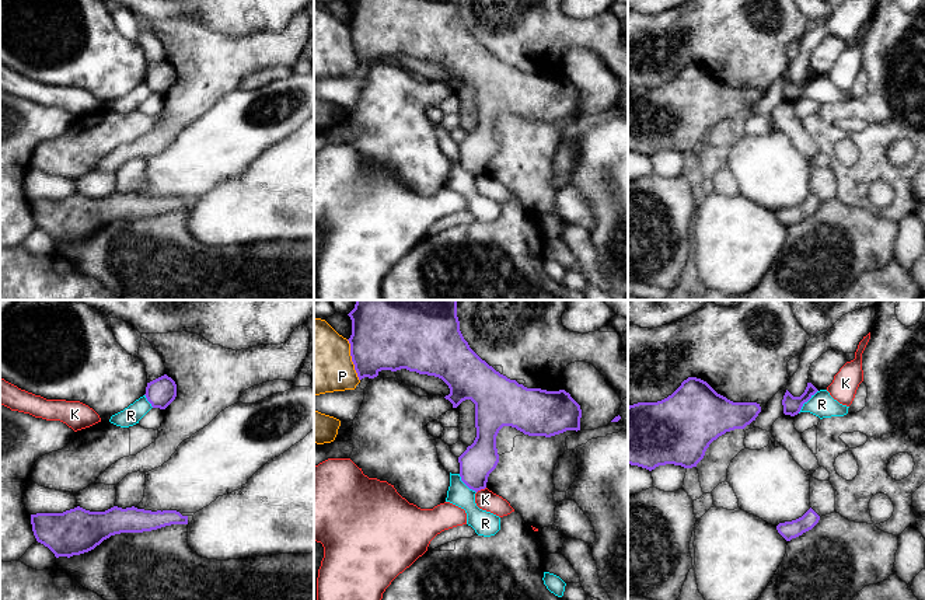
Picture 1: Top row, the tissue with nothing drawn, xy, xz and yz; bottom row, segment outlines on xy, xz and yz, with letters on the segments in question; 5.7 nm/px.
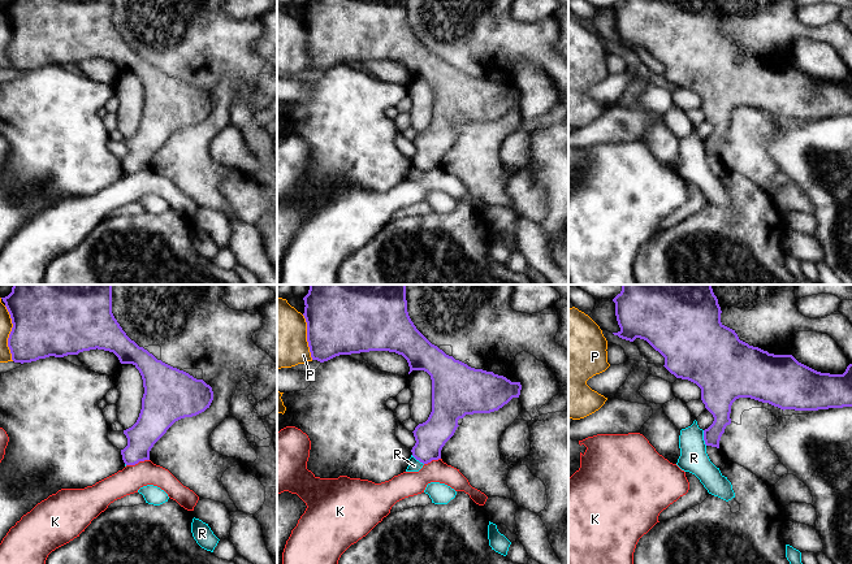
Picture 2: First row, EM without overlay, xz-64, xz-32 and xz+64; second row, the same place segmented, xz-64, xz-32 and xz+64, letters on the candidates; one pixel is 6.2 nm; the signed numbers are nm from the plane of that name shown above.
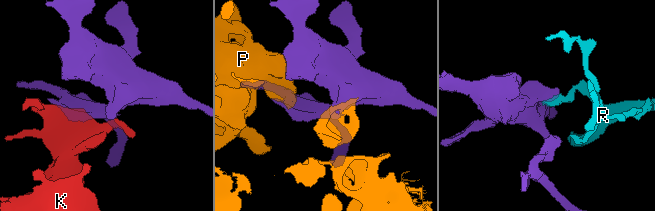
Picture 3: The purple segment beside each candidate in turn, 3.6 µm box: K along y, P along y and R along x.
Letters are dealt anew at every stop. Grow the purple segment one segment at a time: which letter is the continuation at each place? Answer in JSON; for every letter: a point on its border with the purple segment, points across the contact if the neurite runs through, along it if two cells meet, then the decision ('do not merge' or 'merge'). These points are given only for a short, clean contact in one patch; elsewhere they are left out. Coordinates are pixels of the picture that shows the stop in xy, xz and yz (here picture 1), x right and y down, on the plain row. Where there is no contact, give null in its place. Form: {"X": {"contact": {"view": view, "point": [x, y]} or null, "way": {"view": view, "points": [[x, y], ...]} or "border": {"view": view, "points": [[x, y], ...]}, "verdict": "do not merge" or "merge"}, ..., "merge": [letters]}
{"K": {"contact": {"view": "xz", "point": [481, 174]}, "border": {"view": "xz", "points": [[485, 173], [477, 178]]}, "verdict": "do not merge"}, "P": {"contact": {"view": "xz", "point": [352, 46]}, "verdict": "do not merge"}, "R": {"contact": {"view": "yz", "point": [806, 87]}, "border": {"view": "yz", "points": [[817, 76], [798, 98]]}, "verdict": "do not merge"}, "merge": []}

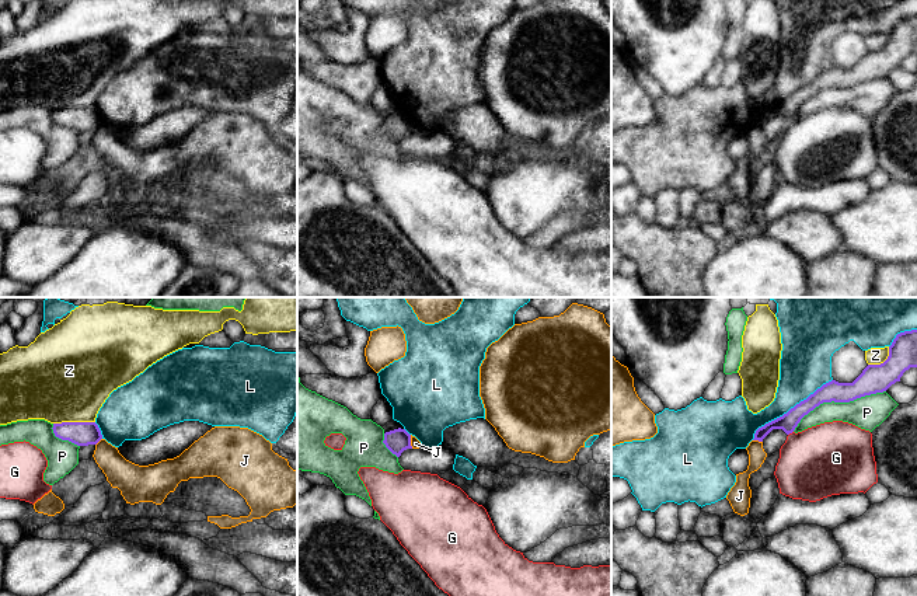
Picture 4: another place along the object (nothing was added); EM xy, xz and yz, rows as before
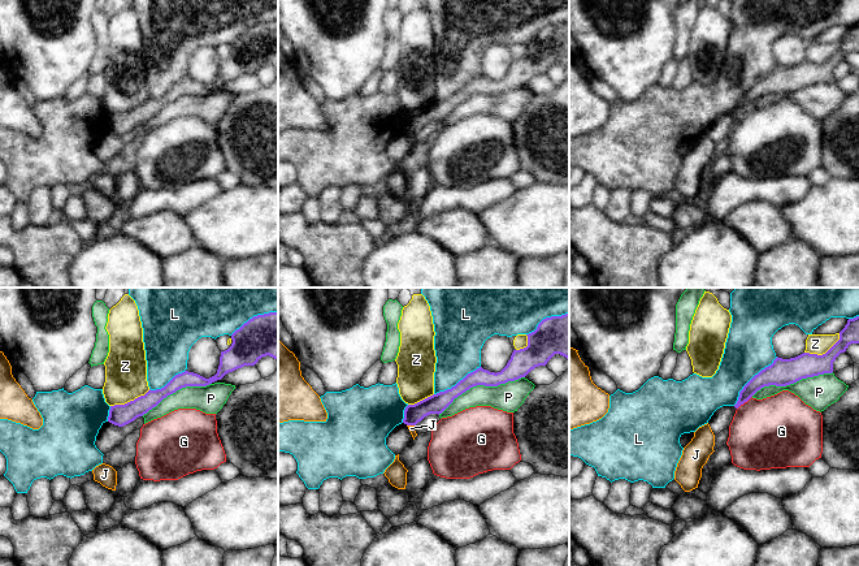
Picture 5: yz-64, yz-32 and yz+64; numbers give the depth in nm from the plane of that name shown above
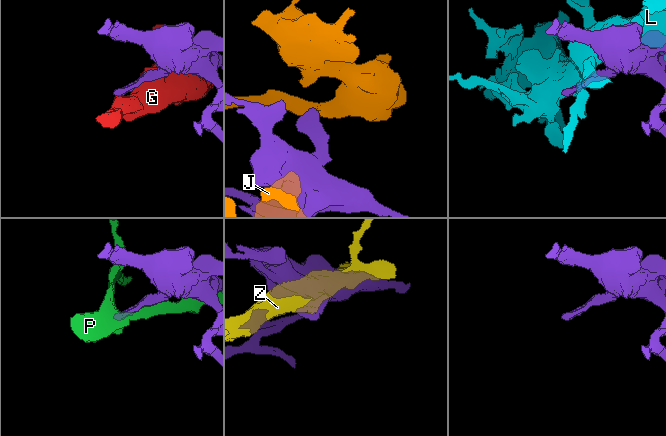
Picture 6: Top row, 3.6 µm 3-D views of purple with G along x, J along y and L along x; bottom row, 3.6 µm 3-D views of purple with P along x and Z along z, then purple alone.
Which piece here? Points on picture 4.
{"G": {"contact": {"view": "yz", "point": [790, 118]}, "verdict": "do not merge"}, "J": {"contact": {"view": "yz", "point": [757, 125]}, "border": {"view": "yz", "points": [[753, 125], [762, 128]]}, "verdict": "do not merge"}, "L": {"contact": {"view": "yz", "point": [791, 94]}, "verdict": "do not merge"}, "P": {"contact": {"view": "yz", "point": [837, 87]}, "verdict": "do not merge"}, "Z": {"contact": {"view": "xy", "point": [73, 108]}, "verdict": "do not merge"}, "merge": []}

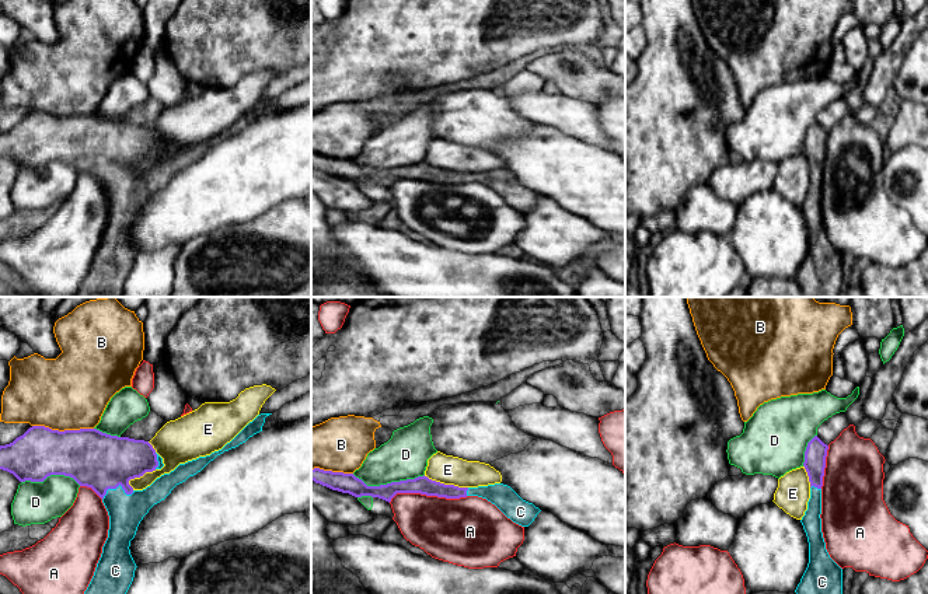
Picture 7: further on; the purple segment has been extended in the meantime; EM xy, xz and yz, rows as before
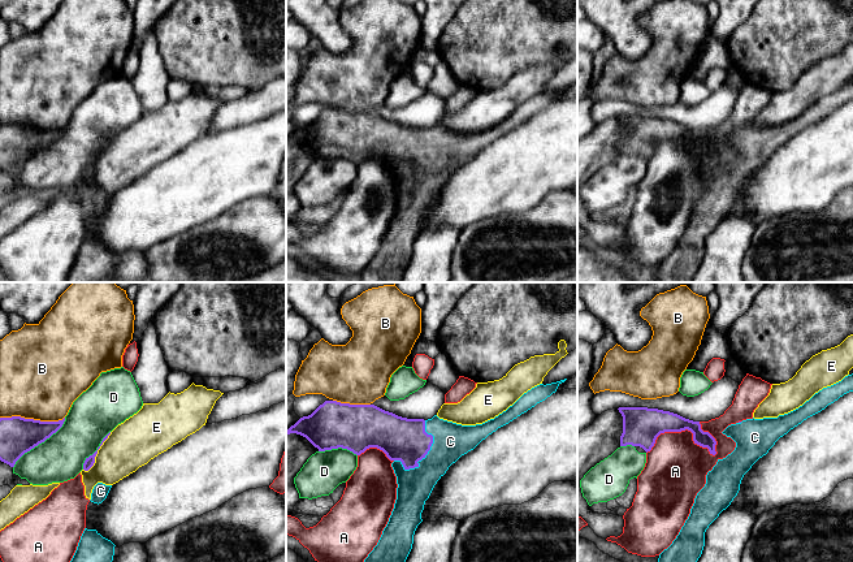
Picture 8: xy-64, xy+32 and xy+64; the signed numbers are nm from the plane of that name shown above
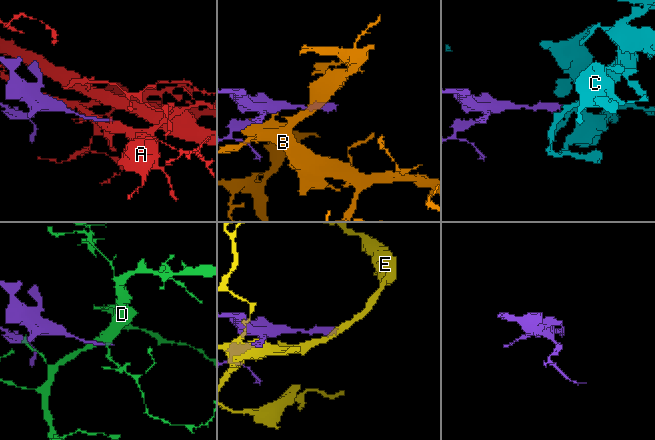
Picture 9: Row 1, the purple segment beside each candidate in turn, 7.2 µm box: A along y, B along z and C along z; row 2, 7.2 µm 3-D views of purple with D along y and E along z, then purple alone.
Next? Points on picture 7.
{"A": {"contact": {"view": "xz", "point": [428, 181]}, "verdict": "do not merge"}, "B": {"contact": {"view": "xy", "point": [65, 116]}, "verdict": "do not merge"}, "C": {"contact": {"view": "xy", "point": [117, 173]}, "verdict": "merge"}, "D": {"contact": {"view": "xz", "point": [389, 170]}, "verdict": "do not merge"}, "E": {"contact": {"view": "xz", "point": [446, 171]}, "verdict": "do not merge"}, "merge": ["C"]}

